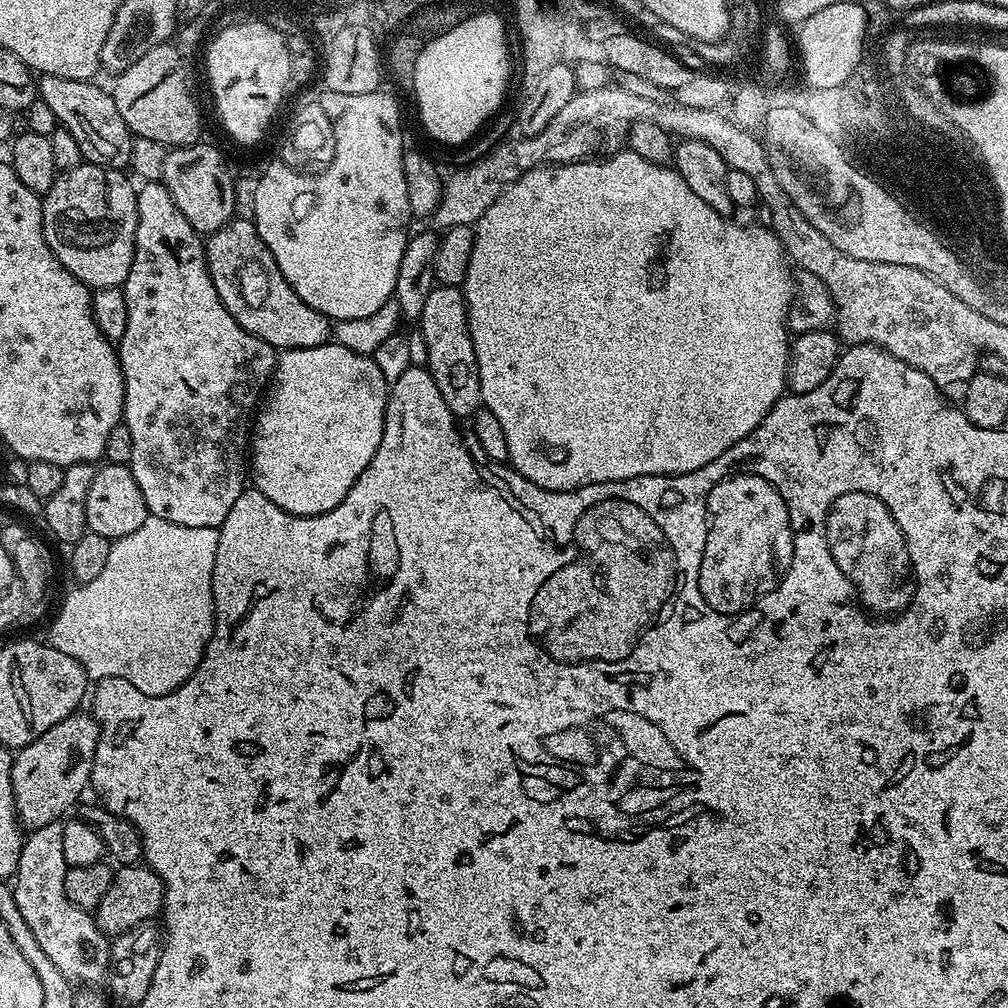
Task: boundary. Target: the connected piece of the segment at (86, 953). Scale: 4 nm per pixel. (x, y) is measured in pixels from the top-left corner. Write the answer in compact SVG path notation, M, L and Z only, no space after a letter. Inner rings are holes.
M53 822L31 829L25 835L12 884L14 902L18 902L18 911L26 918L26 926L30 926L38 946L42 946L42 951L73 985L100 986L96 984L103 980L105 983L110 976L110 940L96 924L91 911L74 906L74 902L66 898L64 883L68 863L62 858L63 829L63 823Z

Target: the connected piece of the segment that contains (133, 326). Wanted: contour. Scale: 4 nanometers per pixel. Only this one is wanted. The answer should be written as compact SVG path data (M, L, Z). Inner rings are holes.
M144 182L136 193L138 206L138 226L136 227L136 245L134 258L130 266L130 274L122 285L126 298L126 334L118 342L120 369L124 375L124 414L122 422L130 430L134 441L134 450L130 453L128 467L134 474L134 482L138 482L138 490L142 490L142 498L146 498L149 516L166 518L166 522L174 522L178 526L202 526L219 529L220 523L230 514L230 506L238 502L238 498L246 487L246 457L250 452L250 421L254 409L267 389L272 372L276 369L277 349L272 348L262 338L251 336L240 323L222 306L222 298L218 298L218 290L214 290L214 282L210 278L208 259L204 256L206 247L201 233L186 222L182 210L174 206L174 198L170 198L168 188L163 182Z

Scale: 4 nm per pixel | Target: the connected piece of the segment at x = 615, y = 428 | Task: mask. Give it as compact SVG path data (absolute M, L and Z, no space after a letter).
M621 150L621 151L619 151L619 152L617 152L617 153L616 153L616 155L614 155L614 156L609 156L609 157L607 157L607 158L604 158L604 159L601 159L601 160L600 160L600 161L599 161L599 162L585 162L585 163L582 163L582 164L561 164L561 165L559 165L559 166L545 166L545 167L543 167L543 168L535 168L535 169L534 169L534 170L530 170L530 171L529 171L529 172L525 172L525 173L524 173L524 175L522 175L522 176L520 176L520 177L519 177L519 178L517 178L517 180L516 180L516 181L514 181L514 182L513 182L513 183L512 183L512 184L510 184L510 185L507 185L507 187L505 187L505 188L504 188L504 189L503 189L503 191L501 191L501 193L500 193L500 197L498 197L498 198L497 198L497 199L496 199L496 201L495 201L495 202L493 202L493 203L492 203L492 205L491 205L491 206L490 206L490 207L488 207L488 209L487 209L487 210L486 210L486 214L482 214L482 218L481 218L481 219L480 219L480 220L478 220L478 221L476 221L476 223L475 223L475 225L474 225L474 231L475 231L475 234L476 234L476 237L475 237L475 238L474 238L474 250L473 250L473 251L472 251L472 253L471 253L471 254L470 254L470 266L469 266L469 267L468 267L468 269L467 269L467 270L466 270L466 278L465 278L465 279L464 279L464 283L463 283L463 285L462 285L462 291L463 291L463 294L464 294L464 301L465 301L465 302L466 302L466 310L467 310L467 311L468 311L468 325L469 325L469 326L470 326L470 338L471 338L471 339L472 339L472 341L473 341L473 342L474 342L474 358L478 358L478 378L479 378L479 379L480 379L480 385L481 385L481 386L482 386L482 404L483 404L483 407L486 407L486 408L488 408L488 409L489 409L489 410L490 410L490 414L494 414L494 418L498 418L498 422L499 422L499 423L500 423L500 425L502 425L502 430L503 430L503 432L504 432L504 433L506 433L506 450L507 450L507 451L508 451L508 459L507 459L507 463L508 463L508 464L509 464L509 465L511 465L511 467L513 467L513 468L515 468L515 470L516 470L516 472L517 472L517 473L518 473L518 474L522 474L522 475L523 475L523 476L525 476L525 478L527 478L527 480L529 480L529 481L530 481L530 482L534 482L534 483L535 483L535 484L537 484L537 485L538 485L538 487L540 487L540 488L545 488L545 489L546 489L546 490L550 490L550 491L551 491L551 492L573 492L573 491L574 491L574 490L575 490L575 488L581 488L581 487L582 487L582 486L590 486L590 485L591 485L591 484L601 484L601 483L602 483L602 482L614 482L614 481L615 481L615 480L629 480L629 479L630 479L630 478L638 478L638 477L639 477L639 476L681 476L681 475L682 475L682 474L686 474L686 473L687 473L687 472L693 472L693 471L694 471L694 470L702 470L702 466L706 466L706 465L707 465L707 464L709 464L709 463L710 463L710 462L714 462L714 458L722 458L722 454L726 454L726 450L730 450L730 446L734 446L734 445L735 445L735 444L737 444L737 443L738 443L738 442L742 442L742 438L746 438L746 437L747 437L747 436L749 436L749 434L751 434L751 432L752 432L752 431L753 431L753 430L755 430L755 429L756 429L756 427L758 427L758 426L759 426L759 424L760 424L760 423L761 423L761 422L762 422L762 418L766 418L766 414L767 414L767 413L768 413L768 411L769 411L769 410L771 410L771 408L772 408L772 407L773 407L773 406L775 406L775 405L776 405L776 401L777 401L777 400L779 400L779 399L780 399L780 397L781 397L781 396L783 396L783 395L785 395L785 392L786 392L786 385L787 385L787 383L788 383L788 354L789 354L789 351L790 351L790 333L789 333L789 330L788 330L788 307L790 307L790 305L791 305L791 304L792 304L792 301L793 301L793 299L794 299L794 276L793 276L793 273L792 273L792 272L791 272L791 271L790 271L790 272L789 272L789 273L788 273L788 268L789 268L789 265L788 265L788 264L787 264L787 263L786 263L786 253L785 253L785 251L784 251L784 249L783 249L783 248L781 248L781 247L780 247L780 239L778 239L778 237L776 237L776 234L775 234L775 232L773 232L773 231L772 231L772 229L771 229L771 227L768 227L768 226L765 226L765 225L764 225L764 228L763 228L763 226L762 226L762 225L760 225L760 224L735 224L735 222L734 222L734 221L735 221L735 219L732 219L732 218L729 218L729 217L727 217L727 216L723 216L723 215L722 215L722 214L718 214L718 210L714 210L714 206L706 206L706 202L702 202L702 198L698 198L698 194L694 194L694 190L690 190L690 186L686 186L686 182L685 182L685 181L684 181L684 179L683 179L683 178L682 178L682 177L680 177L680 174L679 174L679 172L677 172L677 171L676 171L676 169L675 169L675 167L672 167L672 166L665 166L665 165L663 165L663 164L655 164L655 163L654 163L654 162L646 162L646 158L638 158L638 154L634 154L634 153L633 153L633 152L630 152L630 151L627 151L627 150Z

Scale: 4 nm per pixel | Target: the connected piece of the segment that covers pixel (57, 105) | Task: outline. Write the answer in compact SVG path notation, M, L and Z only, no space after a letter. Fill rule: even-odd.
M41 75L38 80L39 99L54 110L54 118L59 127L65 128L78 142L84 160L89 164L102 164L106 168L128 168L132 149L132 131L126 126L111 91L107 87L99 88L92 80L71 80L57 76Z

